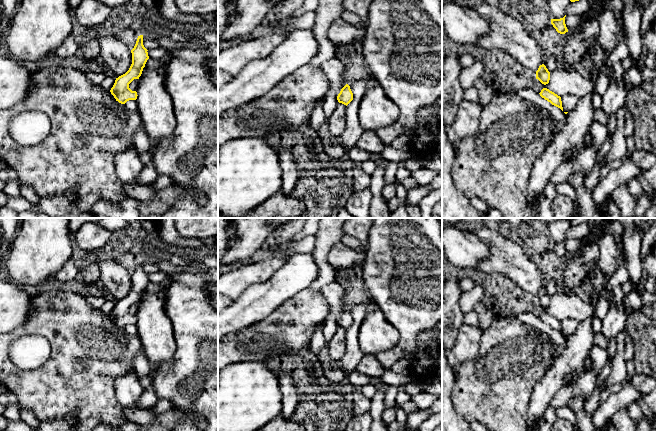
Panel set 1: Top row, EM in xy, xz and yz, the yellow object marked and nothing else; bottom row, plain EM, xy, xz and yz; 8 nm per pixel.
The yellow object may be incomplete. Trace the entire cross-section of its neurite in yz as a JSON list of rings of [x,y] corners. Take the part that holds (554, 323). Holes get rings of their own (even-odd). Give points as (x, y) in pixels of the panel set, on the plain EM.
[[[543,312],[539,317],[542,322],[550,326],[552,329],[560,332],[563,335],[561,321],[550,315],[547,312]]]

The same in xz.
[[[346,308],[340,315],[340,317],[337,320],[337,324],[339,327],[342,327],[344,329],[348,329],[353,324],[353,317],[350,313],[350,310]]]

